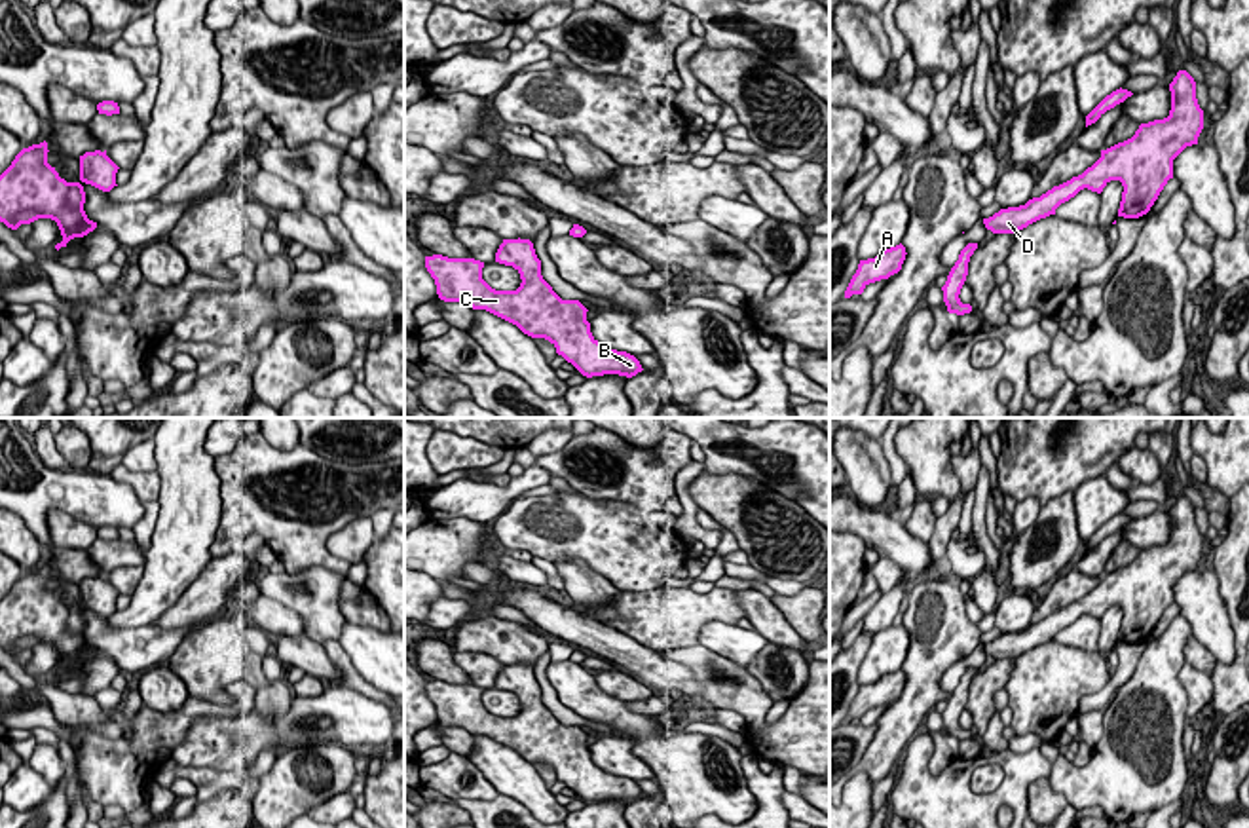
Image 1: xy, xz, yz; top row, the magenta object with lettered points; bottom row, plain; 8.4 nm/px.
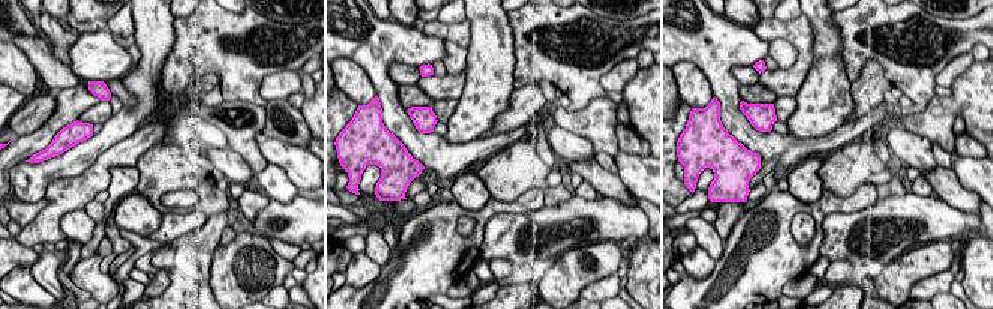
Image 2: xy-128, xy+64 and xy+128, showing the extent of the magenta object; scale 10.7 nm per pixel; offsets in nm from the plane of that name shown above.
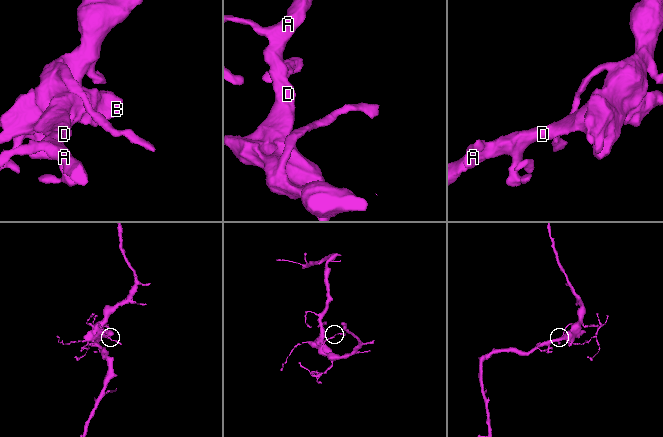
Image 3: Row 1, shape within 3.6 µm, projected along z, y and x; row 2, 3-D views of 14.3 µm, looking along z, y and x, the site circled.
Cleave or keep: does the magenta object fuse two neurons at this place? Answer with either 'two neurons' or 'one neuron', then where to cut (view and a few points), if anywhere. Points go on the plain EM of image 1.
one neuron; cut none

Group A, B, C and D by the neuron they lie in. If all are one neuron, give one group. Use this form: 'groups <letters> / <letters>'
groups A B C D

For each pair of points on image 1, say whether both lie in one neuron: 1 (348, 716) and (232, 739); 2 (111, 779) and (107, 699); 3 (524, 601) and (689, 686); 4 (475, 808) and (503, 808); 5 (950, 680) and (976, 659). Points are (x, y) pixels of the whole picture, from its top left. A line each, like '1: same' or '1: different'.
1: same
2: different
3: same
4: same
5: same

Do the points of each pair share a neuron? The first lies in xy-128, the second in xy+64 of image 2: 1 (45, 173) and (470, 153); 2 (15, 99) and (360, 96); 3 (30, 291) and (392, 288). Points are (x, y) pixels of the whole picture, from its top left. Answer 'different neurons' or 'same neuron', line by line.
1: different neurons
2: different neurons
3: different neurons

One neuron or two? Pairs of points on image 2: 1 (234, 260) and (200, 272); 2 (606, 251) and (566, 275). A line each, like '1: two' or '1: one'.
1: two
2: one

